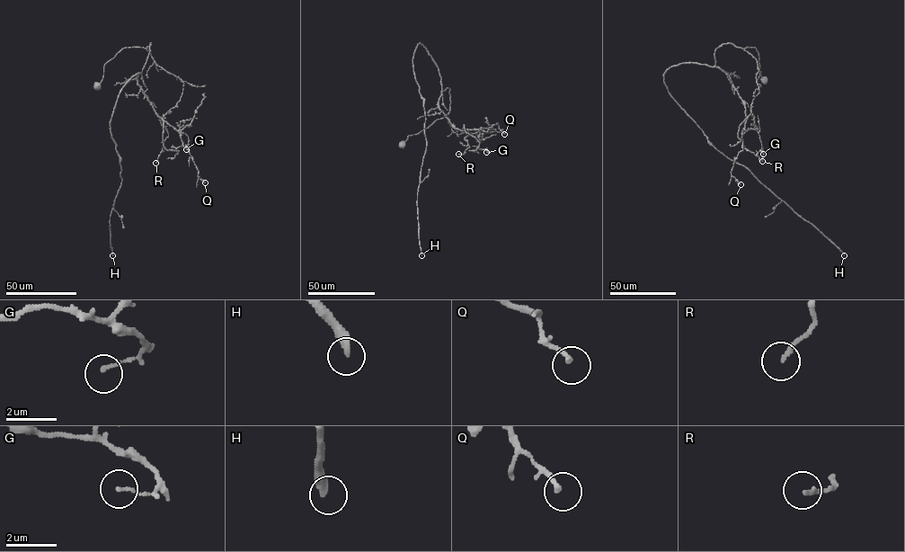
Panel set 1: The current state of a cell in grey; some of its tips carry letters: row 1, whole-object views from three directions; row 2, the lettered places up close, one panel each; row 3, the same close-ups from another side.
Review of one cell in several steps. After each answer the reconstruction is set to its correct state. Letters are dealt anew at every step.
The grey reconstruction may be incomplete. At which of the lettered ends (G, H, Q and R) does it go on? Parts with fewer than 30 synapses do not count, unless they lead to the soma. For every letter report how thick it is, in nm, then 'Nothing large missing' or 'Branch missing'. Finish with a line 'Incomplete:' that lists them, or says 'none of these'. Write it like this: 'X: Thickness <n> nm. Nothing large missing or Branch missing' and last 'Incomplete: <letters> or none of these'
G: Thickness 120 nm. Nothing large missing
H: Thickness 360 nm. Branch missing
Q: Thickness 180 nm. Nothing large missing
R: Thickness 160 nm. Nothing large missing
Incomplete: H

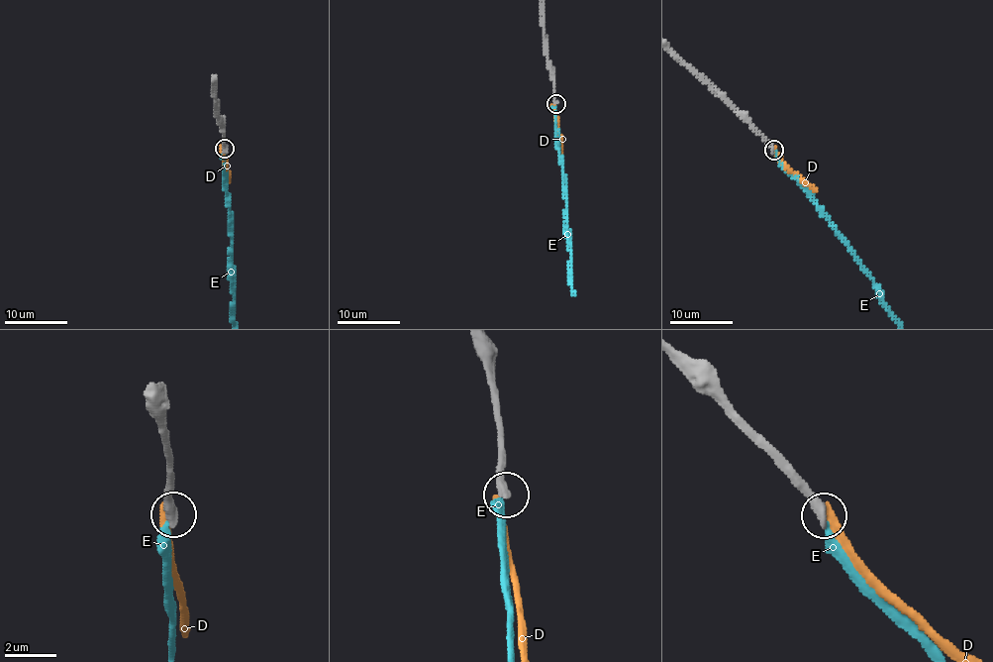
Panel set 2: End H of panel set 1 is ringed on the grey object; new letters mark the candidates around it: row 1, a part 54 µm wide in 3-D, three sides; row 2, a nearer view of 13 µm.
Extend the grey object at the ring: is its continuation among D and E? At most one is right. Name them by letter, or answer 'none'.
none

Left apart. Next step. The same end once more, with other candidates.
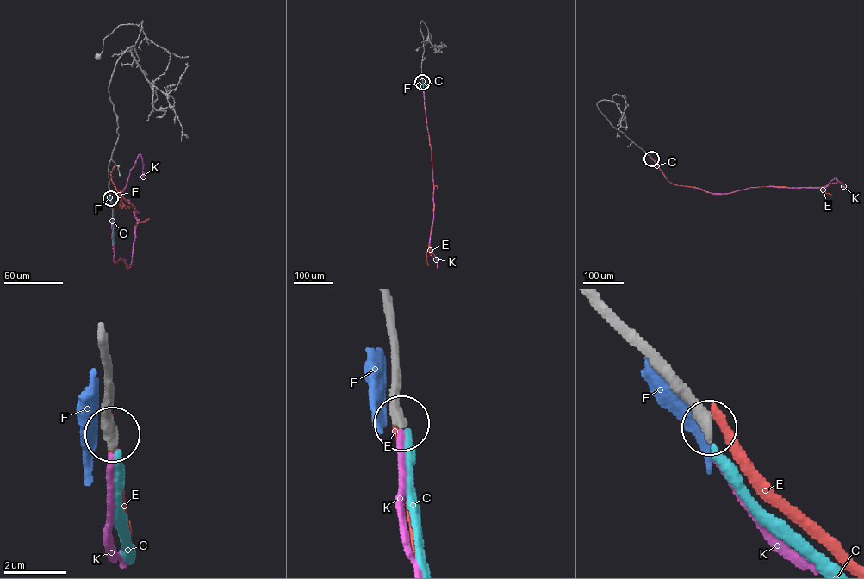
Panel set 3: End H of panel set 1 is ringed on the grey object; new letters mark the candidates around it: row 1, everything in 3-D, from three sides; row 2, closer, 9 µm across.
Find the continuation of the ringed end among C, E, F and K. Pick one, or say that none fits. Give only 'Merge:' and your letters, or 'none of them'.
Merge: none of them

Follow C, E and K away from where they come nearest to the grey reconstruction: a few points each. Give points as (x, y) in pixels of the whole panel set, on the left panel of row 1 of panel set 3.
C: (111, 198), (114, 244)
E: (110, 197), (114, 260), (121, 258), (127, 268), (138, 220), (134, 206), (117, 194), (110, 174), (115, 164)
K: (110, 198), (113, 261), (128, 265), (139, 213), (121, 194), (139, 154), (144, 177)

